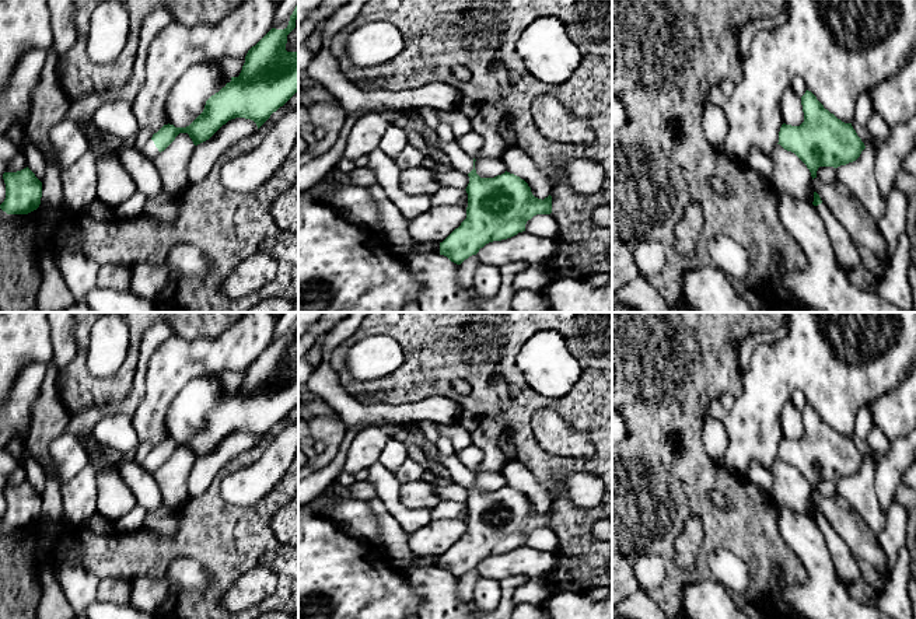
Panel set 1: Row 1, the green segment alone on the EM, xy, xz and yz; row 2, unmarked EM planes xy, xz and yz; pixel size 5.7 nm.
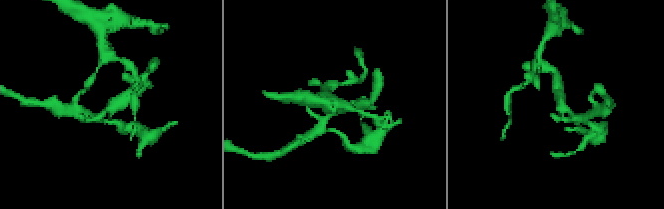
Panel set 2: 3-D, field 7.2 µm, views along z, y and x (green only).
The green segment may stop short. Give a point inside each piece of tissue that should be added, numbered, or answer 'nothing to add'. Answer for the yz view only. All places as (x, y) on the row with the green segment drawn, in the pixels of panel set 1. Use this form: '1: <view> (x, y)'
1: yz (845, 251)

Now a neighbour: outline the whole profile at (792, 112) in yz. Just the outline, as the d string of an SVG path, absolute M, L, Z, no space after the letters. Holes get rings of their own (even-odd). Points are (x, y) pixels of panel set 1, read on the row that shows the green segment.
M791 88L786 90L780 99L782 123L800 126L804 122L801 98Z

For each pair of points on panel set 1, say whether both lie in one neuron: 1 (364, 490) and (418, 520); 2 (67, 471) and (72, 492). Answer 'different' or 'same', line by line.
1: different
2: different

